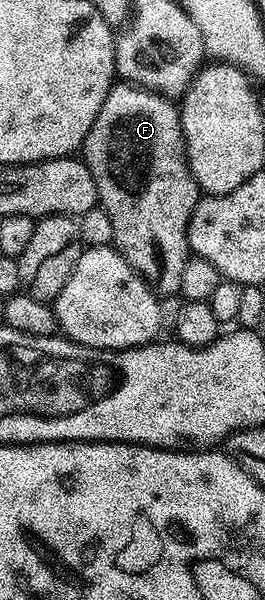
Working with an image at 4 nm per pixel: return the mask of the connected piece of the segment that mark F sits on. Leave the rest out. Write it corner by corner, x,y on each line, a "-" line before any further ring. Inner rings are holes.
115,83
88,134
84,145
84,159
96,178
101,207
112,218
113,247
133,266
139,276
156,286
159,293
167,292
168,295
177,297
182,291
184,270
192,259
188,229
190,219
198,208
200,189
186,158
182,117
179,109
170,104
173,103
167,97
133,83

